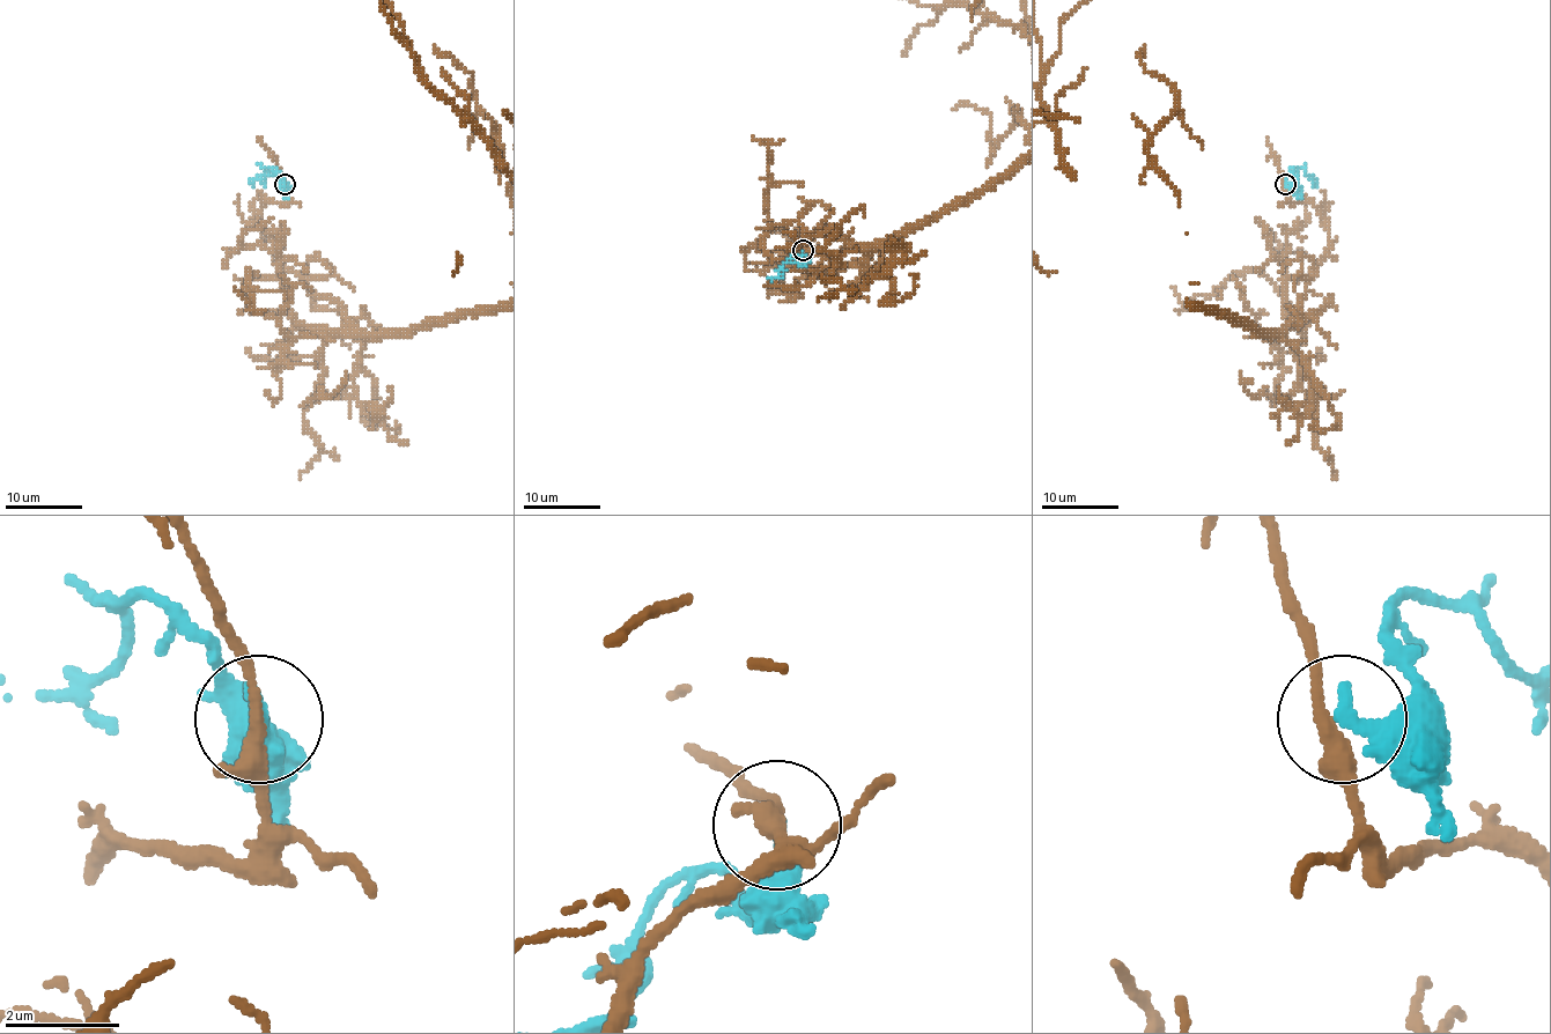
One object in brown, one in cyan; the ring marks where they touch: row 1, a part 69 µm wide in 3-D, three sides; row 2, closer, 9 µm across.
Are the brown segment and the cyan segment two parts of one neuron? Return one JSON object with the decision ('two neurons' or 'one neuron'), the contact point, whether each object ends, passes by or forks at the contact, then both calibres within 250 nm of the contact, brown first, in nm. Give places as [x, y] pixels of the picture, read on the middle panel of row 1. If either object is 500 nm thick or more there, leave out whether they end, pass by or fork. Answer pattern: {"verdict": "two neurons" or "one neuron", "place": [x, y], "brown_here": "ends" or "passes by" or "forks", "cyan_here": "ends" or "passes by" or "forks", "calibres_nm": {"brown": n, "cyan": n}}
{"verdict": "two neurons", "place": [803, 250], "brown_here": "passes by", "cyan_here": "ends", "calibres_nm": {"brown": 320, "cyan": 400}}

